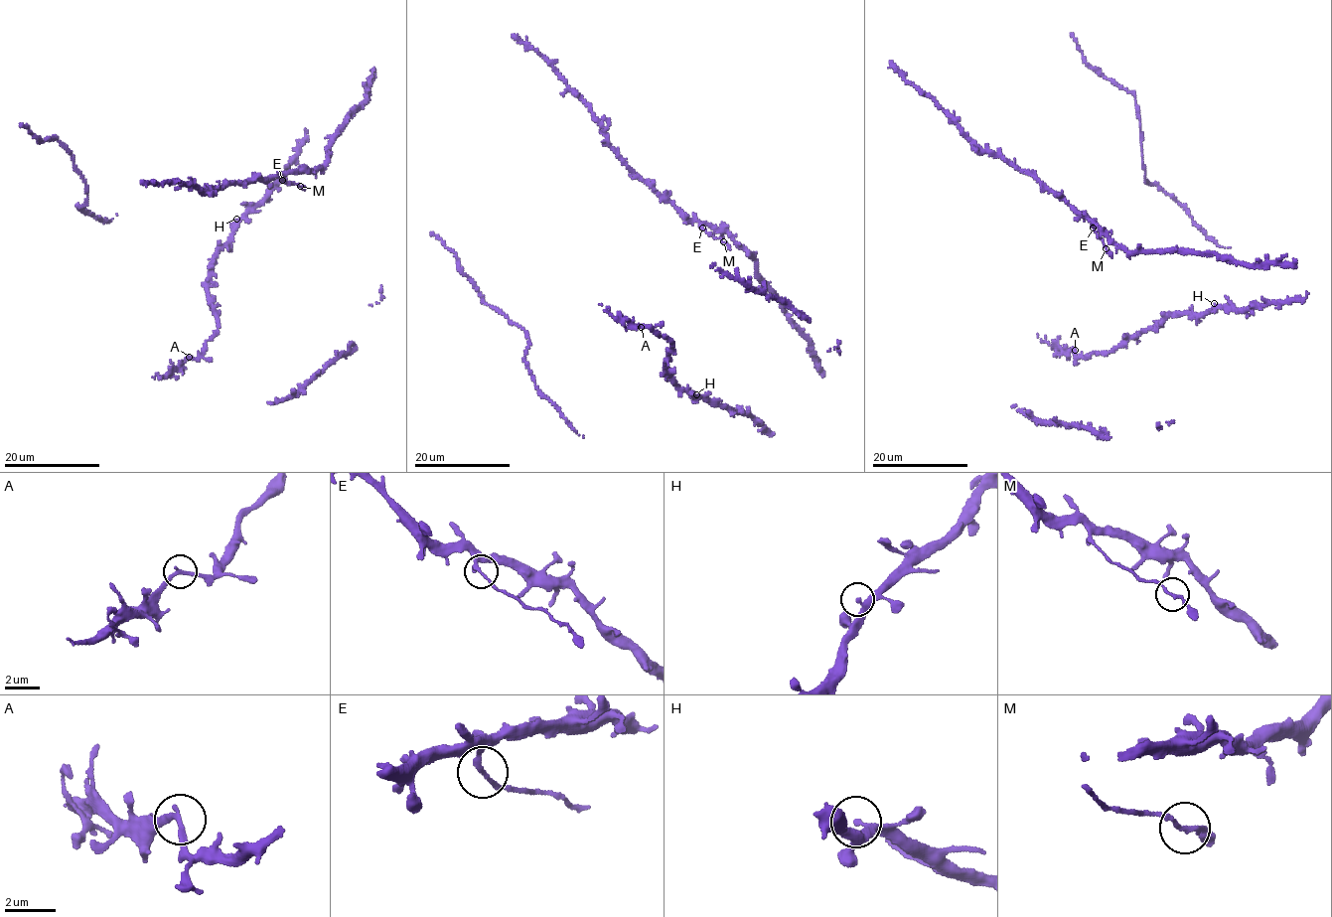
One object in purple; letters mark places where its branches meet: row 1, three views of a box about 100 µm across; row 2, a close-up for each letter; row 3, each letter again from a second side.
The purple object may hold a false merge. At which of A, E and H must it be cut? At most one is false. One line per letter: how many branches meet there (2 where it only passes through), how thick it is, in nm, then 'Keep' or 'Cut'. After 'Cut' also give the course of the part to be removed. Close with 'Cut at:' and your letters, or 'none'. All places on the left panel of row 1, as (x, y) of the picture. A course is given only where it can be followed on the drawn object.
A: Branches: 2. Thickness 220 nm. Keep
E: Branches: 2. Thickness 170 nm. Cut. Course of the part to remove: (283, 180), (305, 190)
H: Branches: 2. Thickness 220 nm. Keep
Cut at: E

